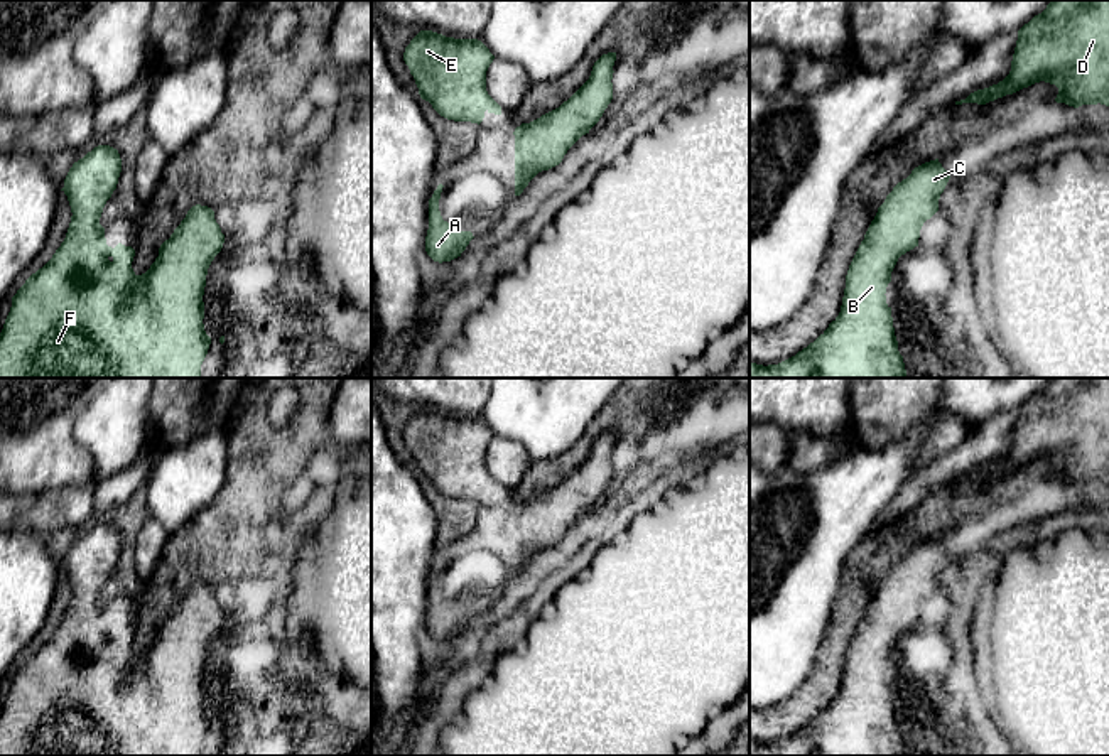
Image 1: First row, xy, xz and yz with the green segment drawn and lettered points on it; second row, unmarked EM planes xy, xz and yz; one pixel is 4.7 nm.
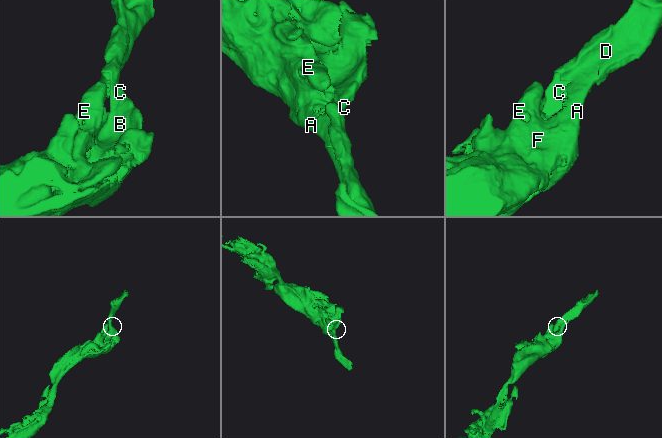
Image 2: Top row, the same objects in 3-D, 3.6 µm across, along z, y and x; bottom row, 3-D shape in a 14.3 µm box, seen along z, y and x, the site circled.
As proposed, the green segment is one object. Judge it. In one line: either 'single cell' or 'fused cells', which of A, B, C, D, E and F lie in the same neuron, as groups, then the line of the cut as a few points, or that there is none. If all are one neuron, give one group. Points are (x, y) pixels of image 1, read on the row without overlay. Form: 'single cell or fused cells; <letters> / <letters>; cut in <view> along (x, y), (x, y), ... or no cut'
single cell; A B C D E F; no cut

